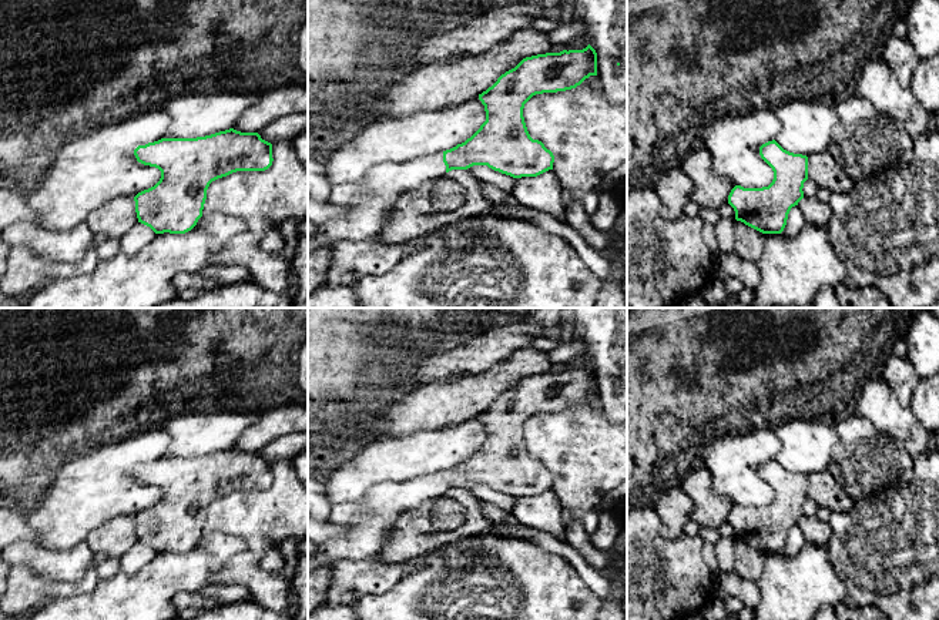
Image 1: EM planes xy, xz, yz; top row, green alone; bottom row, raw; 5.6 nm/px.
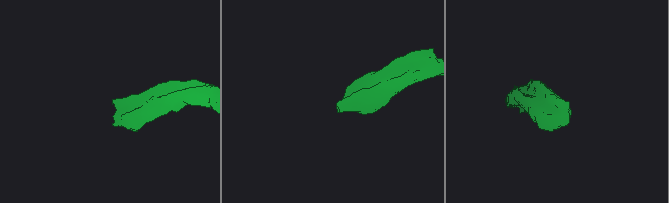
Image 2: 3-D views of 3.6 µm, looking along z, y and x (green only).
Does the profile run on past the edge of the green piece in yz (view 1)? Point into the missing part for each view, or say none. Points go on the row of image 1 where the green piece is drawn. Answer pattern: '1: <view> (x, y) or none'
1: none

